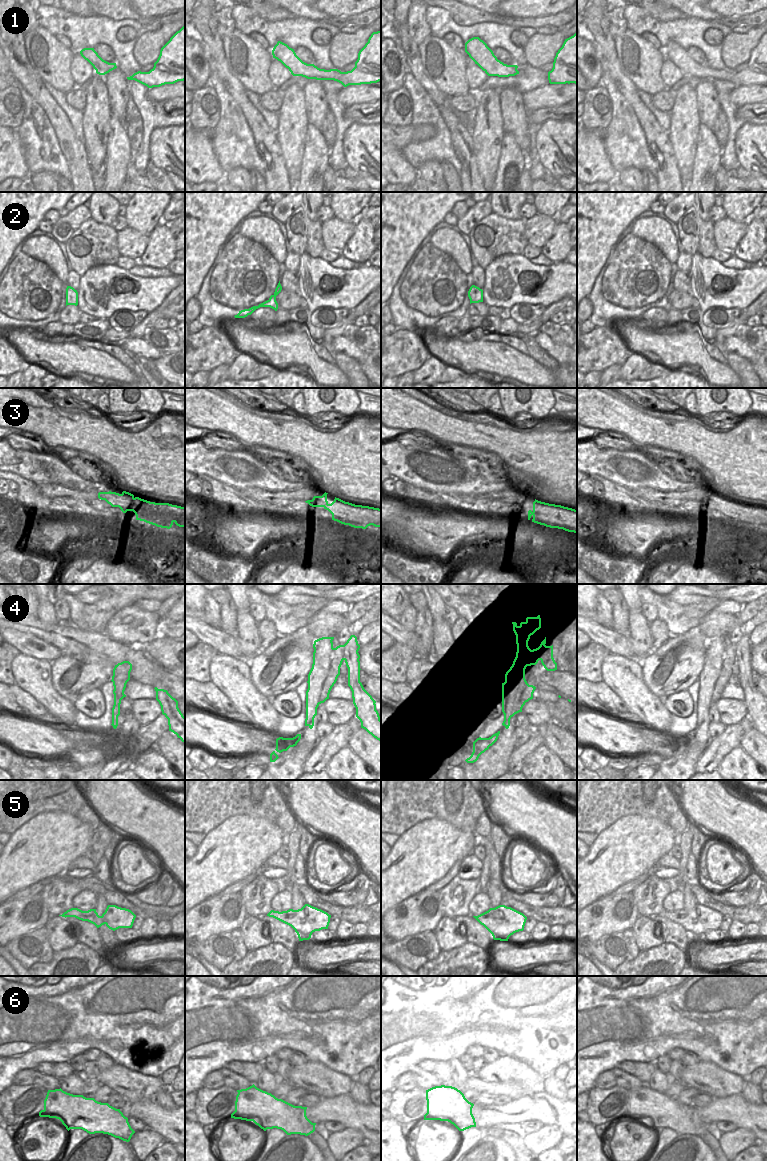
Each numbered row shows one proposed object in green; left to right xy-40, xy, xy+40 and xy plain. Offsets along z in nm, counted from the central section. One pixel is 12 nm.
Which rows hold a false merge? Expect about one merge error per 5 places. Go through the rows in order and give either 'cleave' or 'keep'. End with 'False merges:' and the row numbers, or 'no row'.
1: keep
2: keep
3: keep
4: cleave
5: keep
6: cleave
False merges: 4, 6

